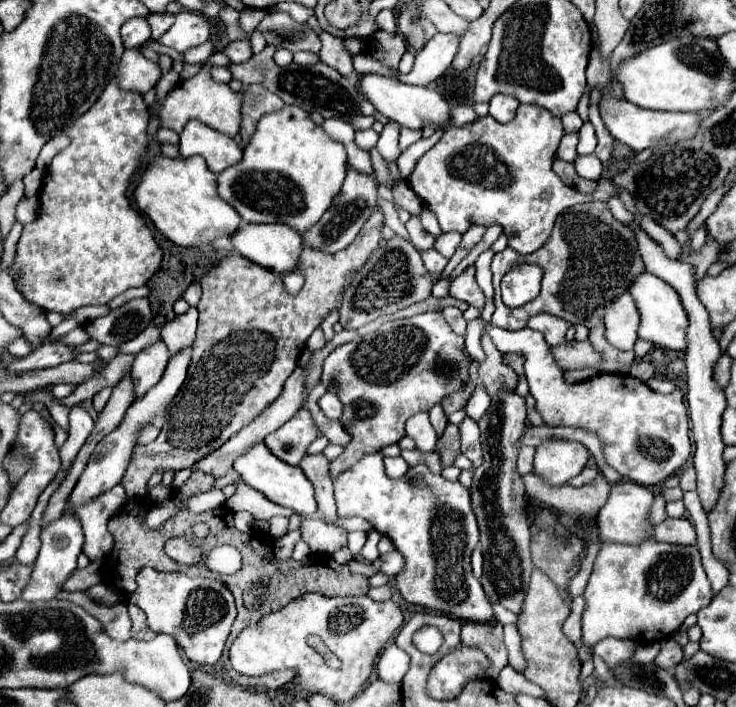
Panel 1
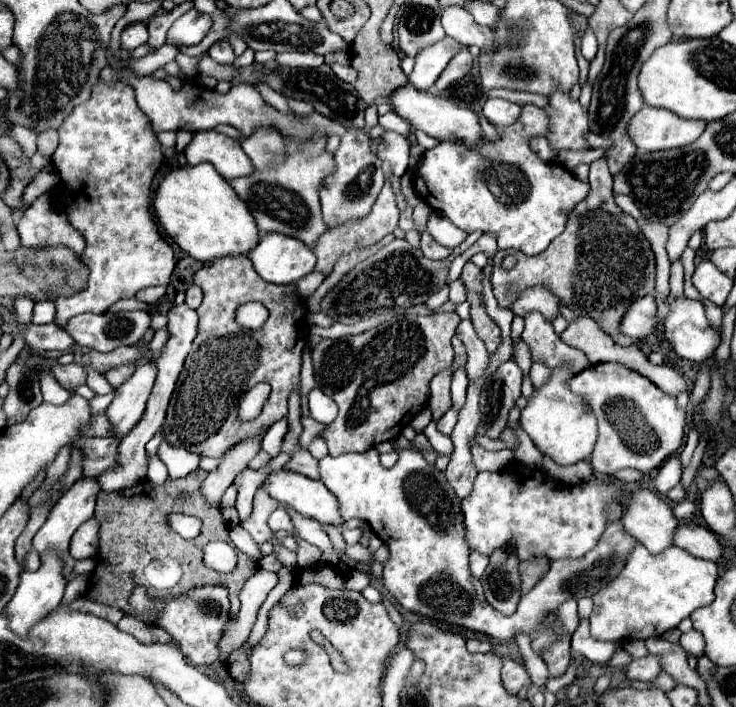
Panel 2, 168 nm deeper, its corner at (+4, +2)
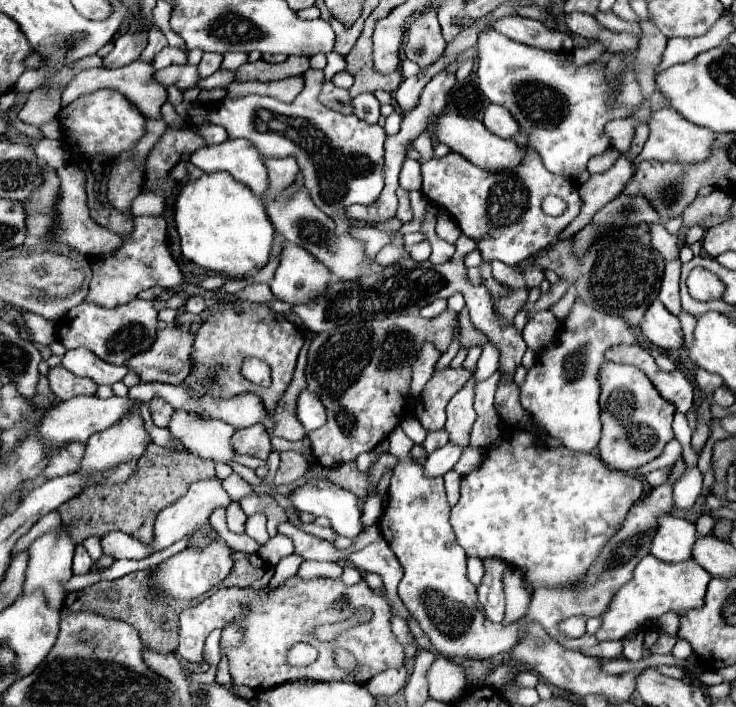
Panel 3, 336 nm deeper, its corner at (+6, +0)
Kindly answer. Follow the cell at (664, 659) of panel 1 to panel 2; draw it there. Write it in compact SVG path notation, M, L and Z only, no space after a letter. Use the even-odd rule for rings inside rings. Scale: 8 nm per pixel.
M646 656L646 658L640 658L640 660L632 660L628 670L626 670L626 676L628 680L640 680L640 682L650 682L654 680L658 674L660 674L660 662L656 656Z

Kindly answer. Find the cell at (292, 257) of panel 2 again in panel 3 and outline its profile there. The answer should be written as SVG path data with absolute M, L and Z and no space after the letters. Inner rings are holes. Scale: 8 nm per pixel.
M284 246L270 288L274 296L284 302L306 304L318 298L330 280L330 270L318 258L308 254L308 250Z

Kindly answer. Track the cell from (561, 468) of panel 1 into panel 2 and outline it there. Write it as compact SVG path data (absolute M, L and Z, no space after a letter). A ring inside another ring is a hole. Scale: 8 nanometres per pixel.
M560 364L558 368L554 368L548 382L542 384L540 388L534 388L532 396L528 398L526 408L522 410L522 418L520 418L522 428L540 448L540 452L544 452L546 456L550 456L554 462L562 466L588 460L594 450L596 438L598 438L596 418L590 412L586 398L580 394L574 394L570 386L566 384L570 378L574 378L574 374L576 372L568 364Z

